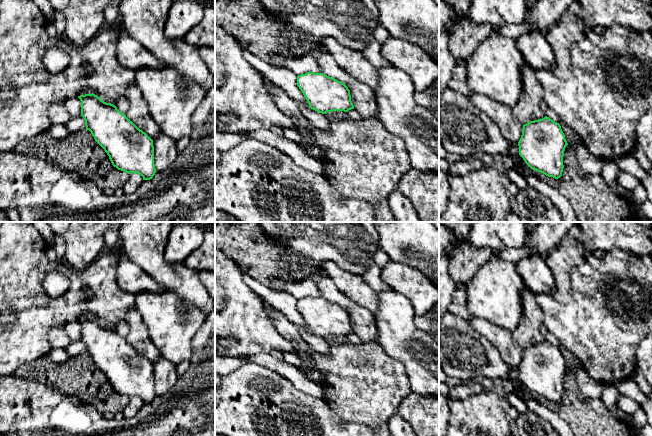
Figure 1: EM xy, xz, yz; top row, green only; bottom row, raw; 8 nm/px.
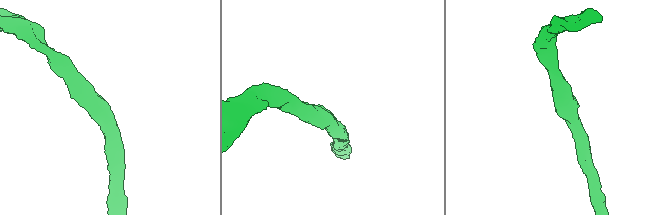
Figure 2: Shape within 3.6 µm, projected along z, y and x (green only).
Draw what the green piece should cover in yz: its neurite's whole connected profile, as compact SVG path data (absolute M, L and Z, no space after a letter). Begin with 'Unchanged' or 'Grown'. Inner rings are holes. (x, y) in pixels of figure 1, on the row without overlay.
Unchanged. M545 340L523 349L518 366L525 387L548 401L558 403L563 396L563 380L568 369L559 347Z

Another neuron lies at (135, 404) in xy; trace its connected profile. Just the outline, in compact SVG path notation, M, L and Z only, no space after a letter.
M130 397L128 404L124 408L123 415L124 418L131 419L135 417L143 407L143 401L138 397Z

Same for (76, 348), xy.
M82 340L71 341L70 345L65 349L65 351L72 356L78 356L86 353L85 344Z

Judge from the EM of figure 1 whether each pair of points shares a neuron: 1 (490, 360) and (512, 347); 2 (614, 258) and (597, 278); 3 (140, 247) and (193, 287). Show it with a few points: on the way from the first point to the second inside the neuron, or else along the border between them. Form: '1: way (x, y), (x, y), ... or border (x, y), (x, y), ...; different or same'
1: border (484, 336), (510, 366); different
2: way (612, 263), (602, 273); same
3: way (153, 260), (169, 276), (180, 280); same

